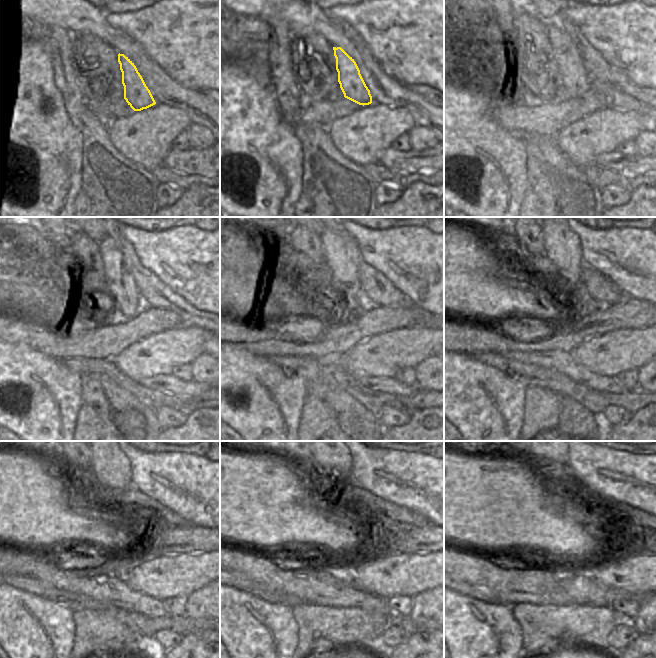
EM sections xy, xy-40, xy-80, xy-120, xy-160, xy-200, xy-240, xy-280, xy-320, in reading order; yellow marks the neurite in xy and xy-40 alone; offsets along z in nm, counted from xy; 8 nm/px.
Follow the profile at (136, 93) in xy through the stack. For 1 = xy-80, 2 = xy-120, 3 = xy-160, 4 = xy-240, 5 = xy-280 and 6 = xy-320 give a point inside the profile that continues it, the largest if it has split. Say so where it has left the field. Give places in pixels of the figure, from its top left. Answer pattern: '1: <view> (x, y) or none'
1: xy-80 (575, 80)
2: xy-120 (121, 285)
3: xy-160 (343, 257)
4: xy-240 (111, 467)
5: xy-280 (333, 461)
6: xy-320 (554, 461)

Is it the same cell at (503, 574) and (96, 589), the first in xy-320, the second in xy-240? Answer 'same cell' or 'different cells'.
same cell

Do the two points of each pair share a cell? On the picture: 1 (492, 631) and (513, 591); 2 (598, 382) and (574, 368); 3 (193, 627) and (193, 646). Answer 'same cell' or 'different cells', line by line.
1: different cells
2: same cell
3: different cells

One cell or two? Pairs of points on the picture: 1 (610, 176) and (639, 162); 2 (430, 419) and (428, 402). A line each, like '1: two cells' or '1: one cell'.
1: two cells
2: two cells

